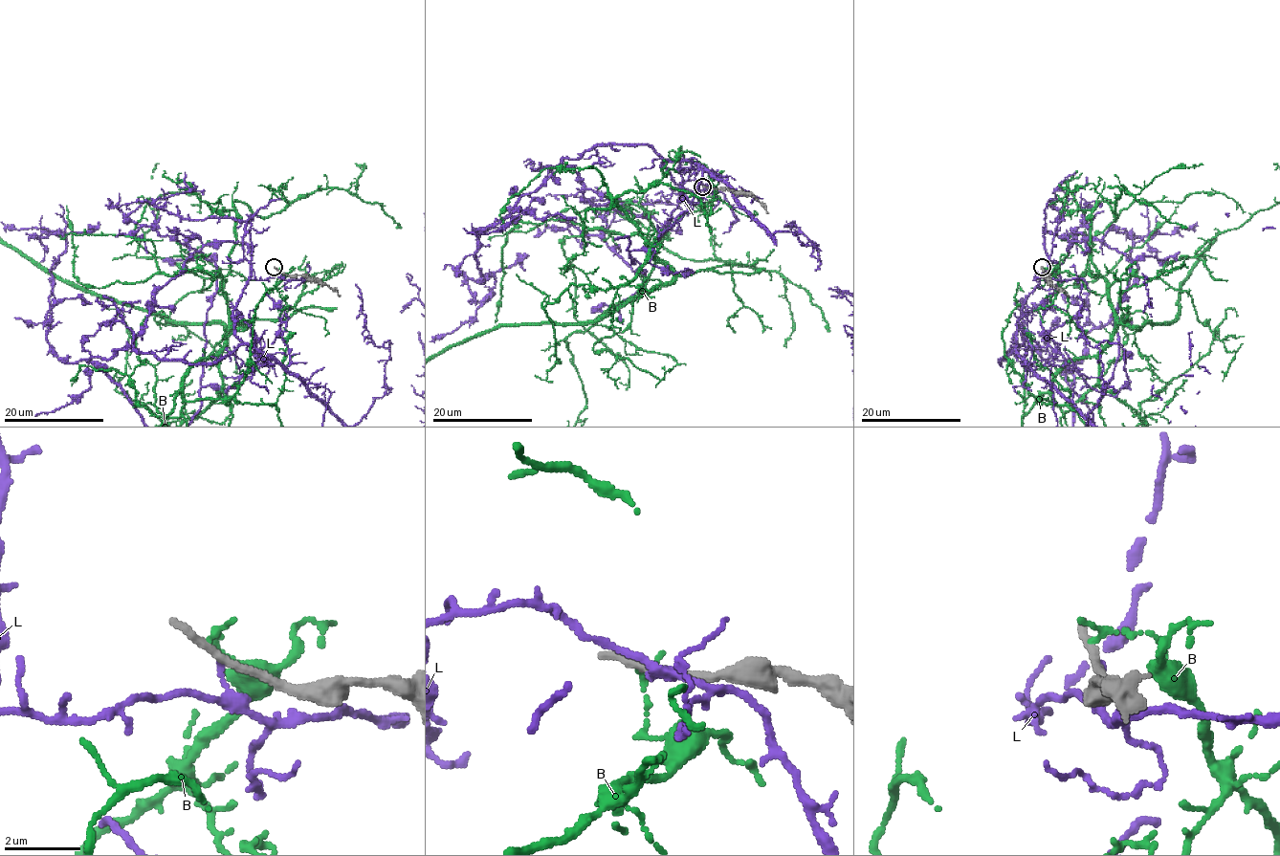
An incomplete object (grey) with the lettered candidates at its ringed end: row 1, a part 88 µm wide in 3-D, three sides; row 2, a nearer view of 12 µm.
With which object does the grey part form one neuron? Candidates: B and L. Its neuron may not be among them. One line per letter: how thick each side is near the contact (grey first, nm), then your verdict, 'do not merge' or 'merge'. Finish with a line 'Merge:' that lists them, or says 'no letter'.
B: calibres 280 and 170 nm; do not merge
L: calibres 200 and 130 nm; do not merge
Merge: no letter

